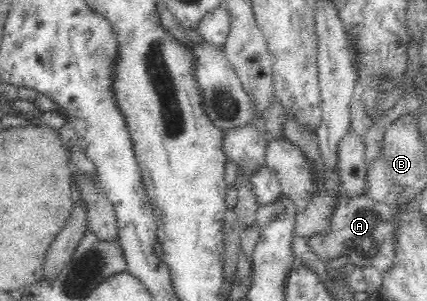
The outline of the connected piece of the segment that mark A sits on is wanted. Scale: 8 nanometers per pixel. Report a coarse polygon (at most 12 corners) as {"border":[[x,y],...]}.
{"border":[[341,198],[326,237],[308,247],[329,261],[390,271],[402,204]]}

